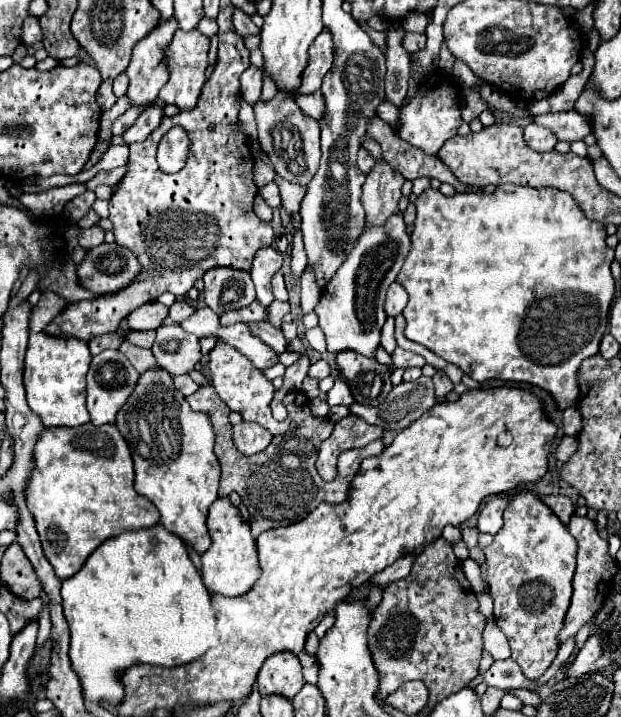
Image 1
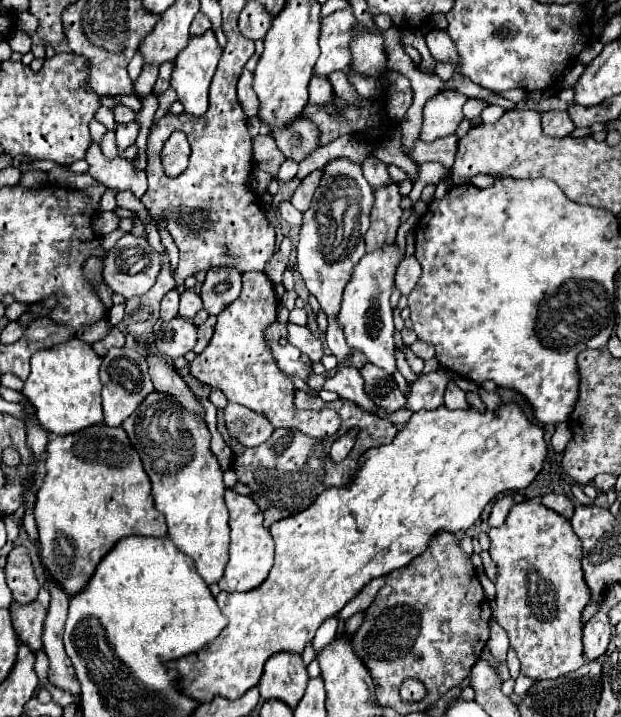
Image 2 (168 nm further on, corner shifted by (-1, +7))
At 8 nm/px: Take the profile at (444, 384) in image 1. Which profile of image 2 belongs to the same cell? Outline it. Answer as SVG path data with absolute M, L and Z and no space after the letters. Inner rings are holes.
M449 382L447 384L447 390L445 390L445 406L449 410L467 410L471 408L467 398L465 398L465 392L455 384L455 382Z

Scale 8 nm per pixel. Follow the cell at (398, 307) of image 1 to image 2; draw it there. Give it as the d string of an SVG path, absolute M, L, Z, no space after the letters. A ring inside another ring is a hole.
M413 254L405 256L395 274L395 284L401 290L401 294L409 294L415 288L419 276L421 276L421 264L417 262L417 258Z

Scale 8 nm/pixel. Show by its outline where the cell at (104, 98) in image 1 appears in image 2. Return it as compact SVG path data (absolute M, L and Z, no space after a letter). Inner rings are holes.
M117 106L113 112L115 112L115 122L117 122L117 126L129 124L129 122L133 122L133 118L135 118L135 112L133 112L131 108L125 108L125 106Z

